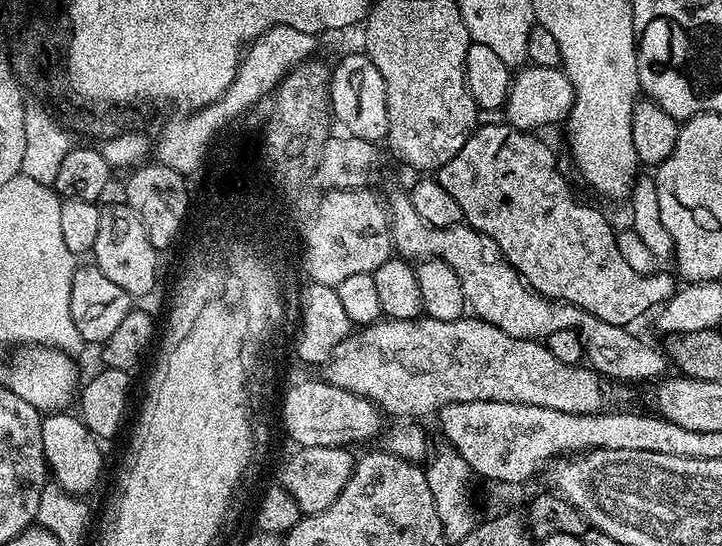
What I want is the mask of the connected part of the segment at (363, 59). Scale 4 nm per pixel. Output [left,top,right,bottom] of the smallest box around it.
[331,50,388,142]

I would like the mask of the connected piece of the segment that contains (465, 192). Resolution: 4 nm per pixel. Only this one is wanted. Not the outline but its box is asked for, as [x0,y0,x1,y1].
[438,122,678,326]

